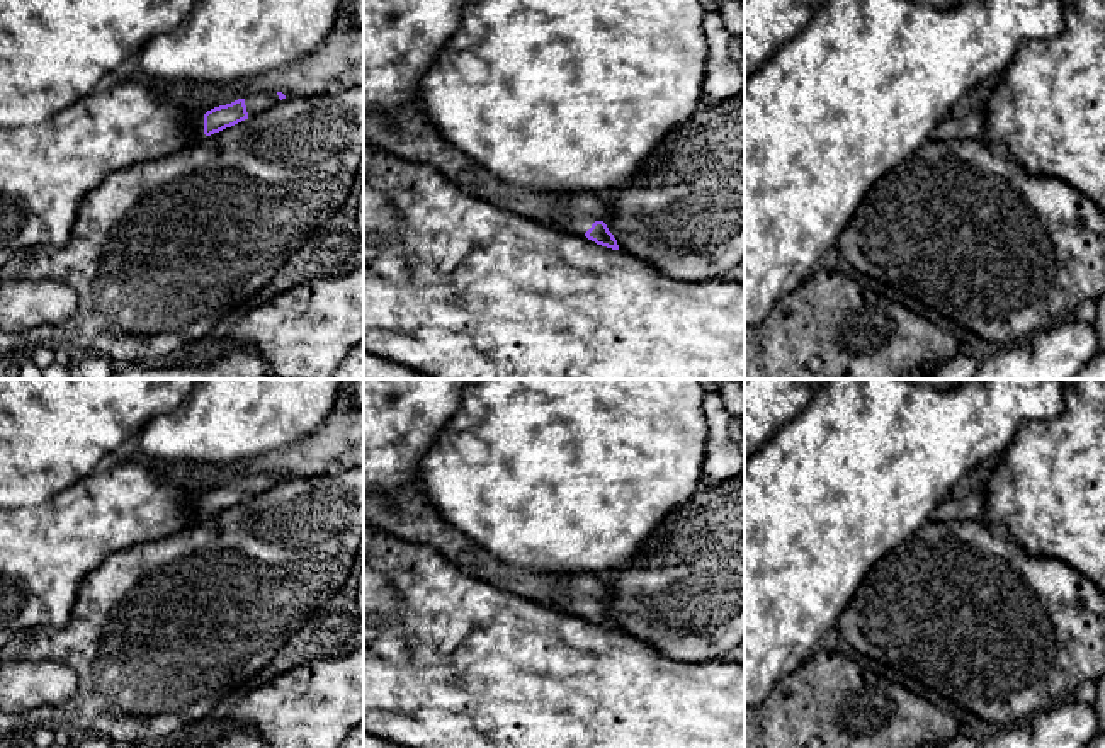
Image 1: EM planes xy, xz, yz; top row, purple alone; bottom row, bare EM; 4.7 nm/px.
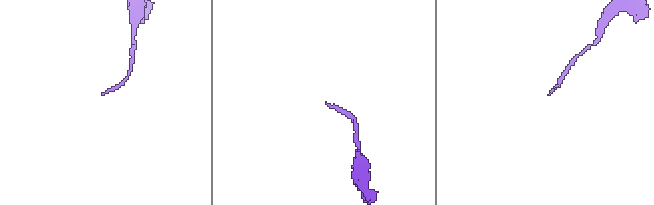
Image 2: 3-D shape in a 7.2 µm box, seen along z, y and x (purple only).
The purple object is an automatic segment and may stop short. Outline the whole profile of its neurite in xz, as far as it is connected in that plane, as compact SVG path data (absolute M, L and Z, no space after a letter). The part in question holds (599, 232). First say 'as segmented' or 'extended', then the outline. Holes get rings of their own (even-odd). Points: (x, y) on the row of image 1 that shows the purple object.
extended; M570 192L558 194L561 207L556 212L558 228L573 235L585 235L597 245L619 250L617 240L609 231L604 221L597 221L590 212L575 209L570 199Z

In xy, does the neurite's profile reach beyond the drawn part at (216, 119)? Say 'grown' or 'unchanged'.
grown

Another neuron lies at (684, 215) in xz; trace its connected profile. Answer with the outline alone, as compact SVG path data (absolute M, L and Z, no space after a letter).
M745 88L722 102L702 105L678 124L644 162L636 178L604 194L612 218L604 221L619 250L660 274L685 282L721 279L745 262Z

